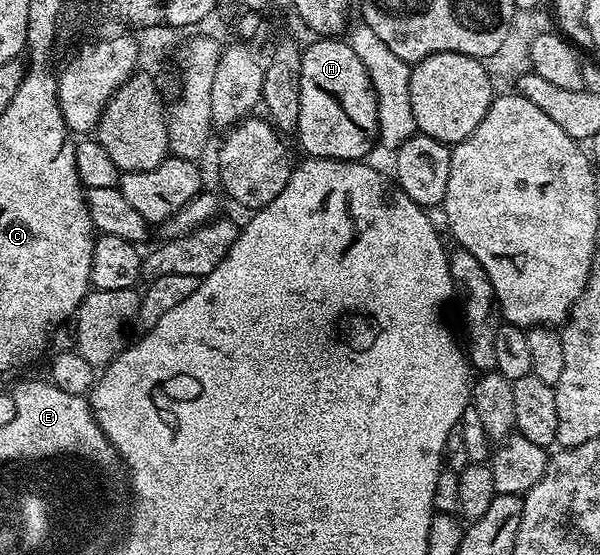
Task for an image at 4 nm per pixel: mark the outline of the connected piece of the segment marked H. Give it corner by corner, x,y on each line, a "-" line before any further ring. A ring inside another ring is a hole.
322,36
302,50
300,64
300,112
298,142
311,158
337,158
340,162
362,160
378,136
378,101
360,56
349,41

